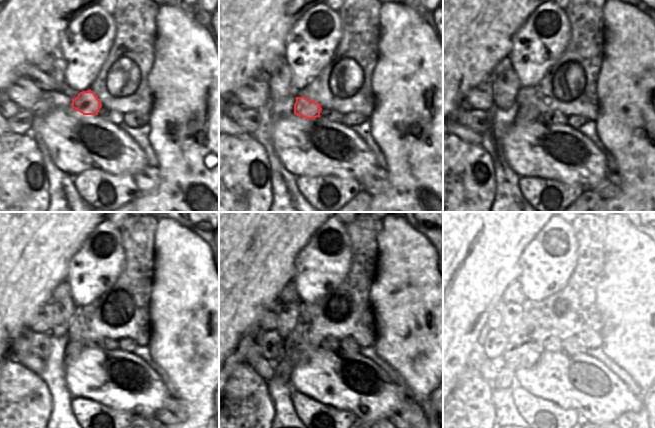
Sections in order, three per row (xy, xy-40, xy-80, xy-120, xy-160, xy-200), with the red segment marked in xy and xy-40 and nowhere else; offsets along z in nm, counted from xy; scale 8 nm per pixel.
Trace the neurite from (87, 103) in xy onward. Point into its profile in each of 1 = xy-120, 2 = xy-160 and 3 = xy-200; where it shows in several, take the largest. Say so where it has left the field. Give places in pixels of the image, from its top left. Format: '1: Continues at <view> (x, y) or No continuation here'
1: Continues at xy-120 (74, 348)
2: Continues at xy-160 (300, 354)
3: Continues at xy-200 (506, 377).

